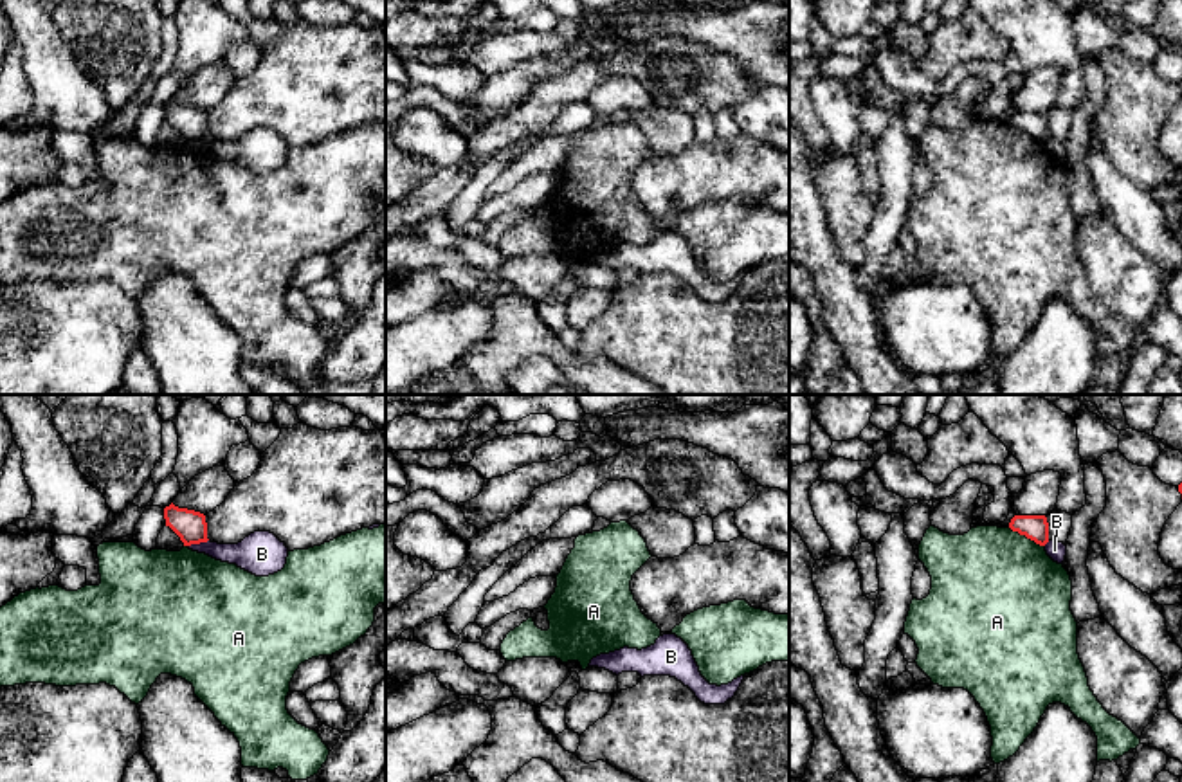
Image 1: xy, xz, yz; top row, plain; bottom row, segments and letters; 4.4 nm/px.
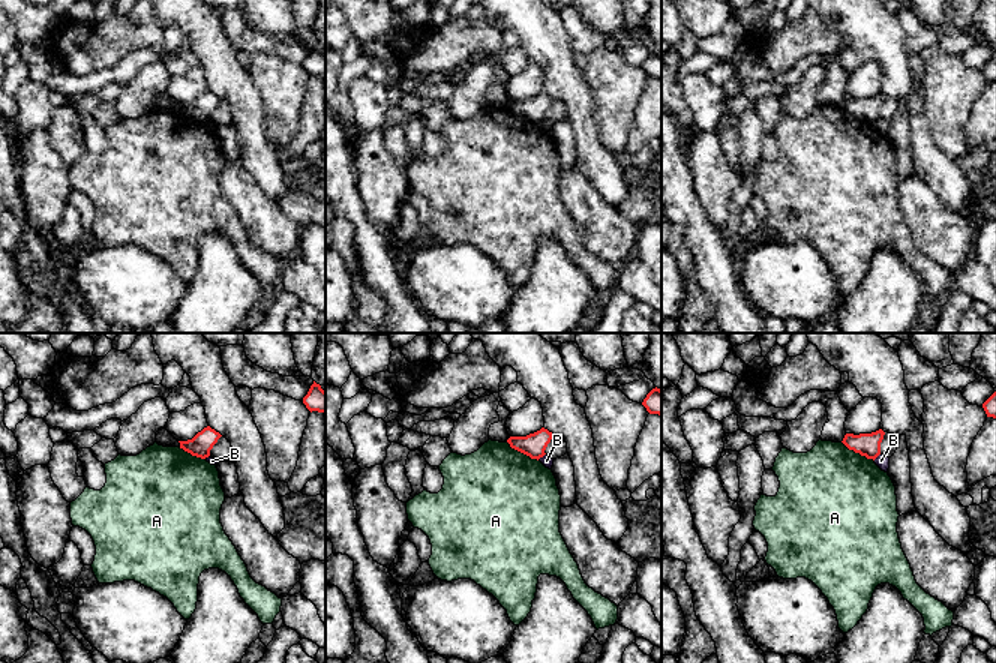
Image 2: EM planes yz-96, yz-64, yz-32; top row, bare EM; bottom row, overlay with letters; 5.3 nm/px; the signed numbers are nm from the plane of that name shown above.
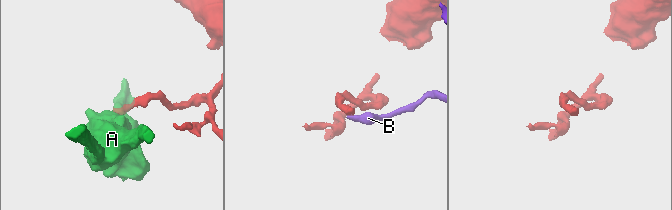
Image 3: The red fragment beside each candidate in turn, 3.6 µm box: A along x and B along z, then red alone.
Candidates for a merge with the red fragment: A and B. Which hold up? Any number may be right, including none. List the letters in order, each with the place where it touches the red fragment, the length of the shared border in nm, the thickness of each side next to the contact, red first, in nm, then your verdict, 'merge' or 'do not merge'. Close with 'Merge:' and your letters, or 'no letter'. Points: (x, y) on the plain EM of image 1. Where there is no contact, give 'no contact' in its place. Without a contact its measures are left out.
A: contact yz (1027, 134); length 180 nm; calibres 110 and 500 nm; do not merge
B: contact xy (197, 139); length 100 nm; calibres 140 and 150 nm; do not merge
Merge: no letter

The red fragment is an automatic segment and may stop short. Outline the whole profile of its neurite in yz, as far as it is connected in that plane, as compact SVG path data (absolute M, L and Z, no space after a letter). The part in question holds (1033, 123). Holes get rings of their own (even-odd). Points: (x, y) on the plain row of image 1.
M1014 112L1009 119L1009 124L1040 142L1049 139L1049 119L1045 112Z

